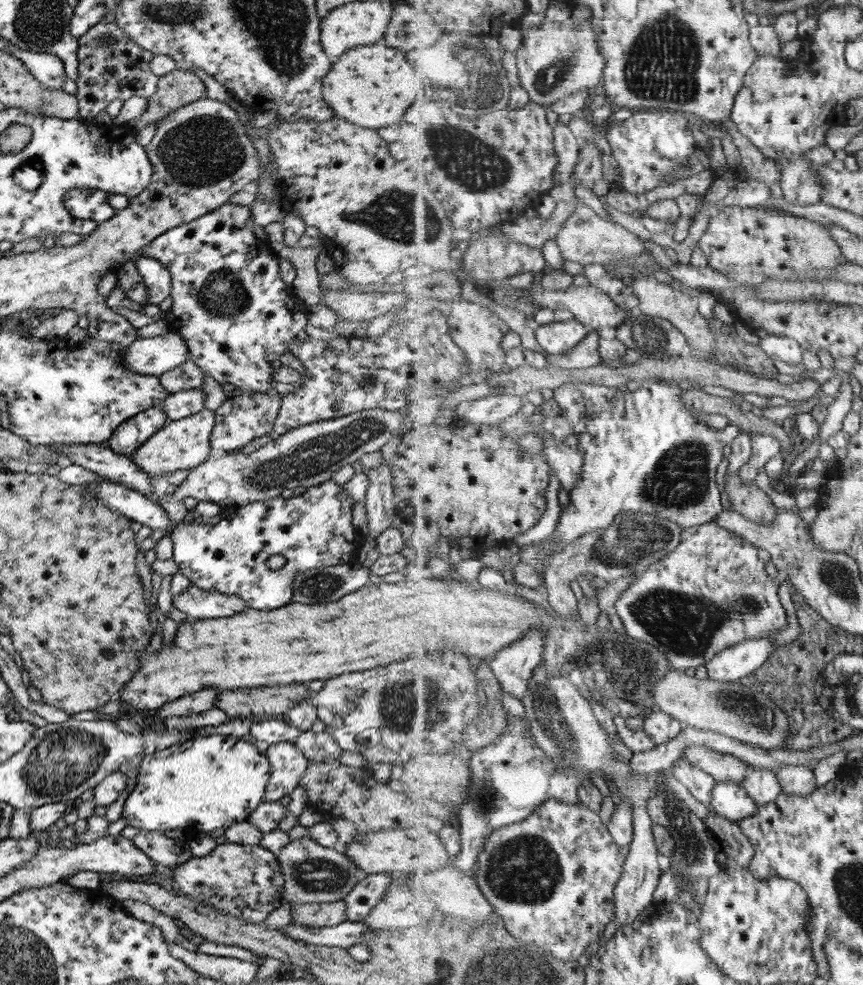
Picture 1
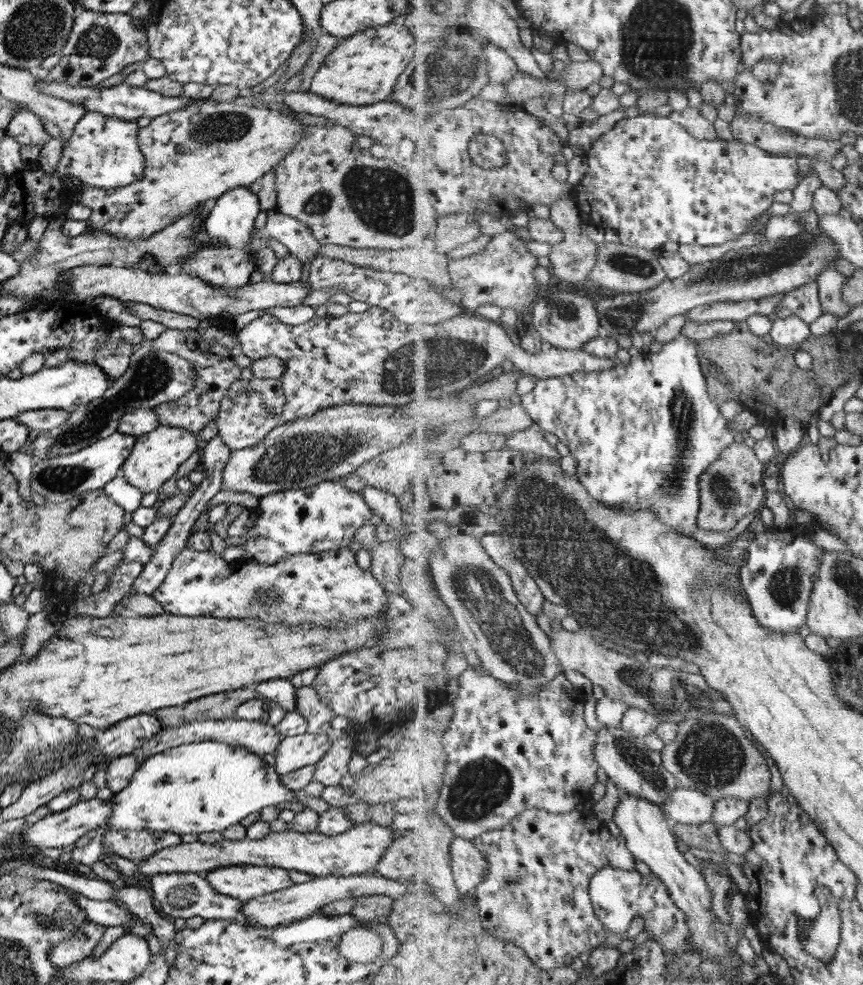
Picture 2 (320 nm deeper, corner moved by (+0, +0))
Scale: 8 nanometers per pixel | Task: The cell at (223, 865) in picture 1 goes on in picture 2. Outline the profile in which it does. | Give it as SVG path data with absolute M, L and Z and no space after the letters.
M229 864L202 874L215 892L245 903L292 885L284 868Z

